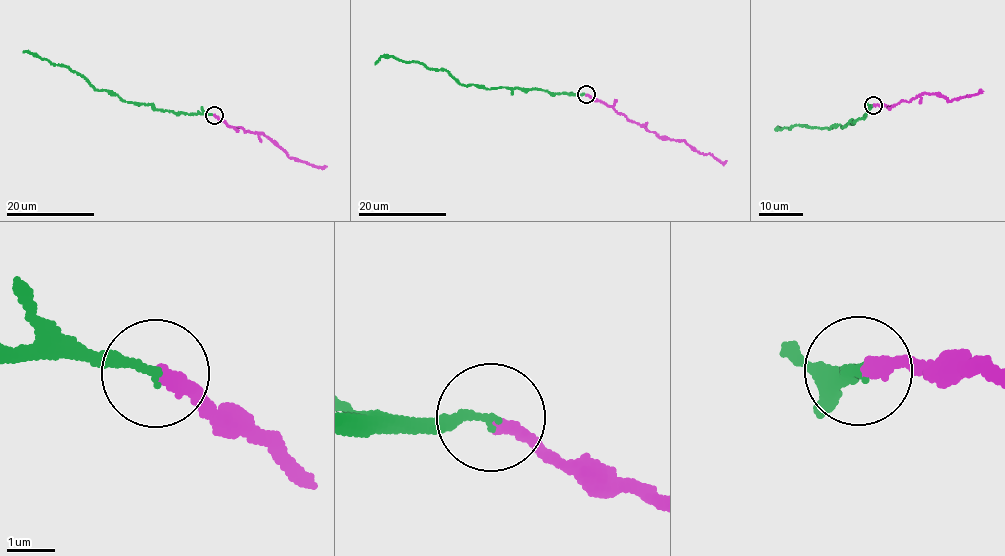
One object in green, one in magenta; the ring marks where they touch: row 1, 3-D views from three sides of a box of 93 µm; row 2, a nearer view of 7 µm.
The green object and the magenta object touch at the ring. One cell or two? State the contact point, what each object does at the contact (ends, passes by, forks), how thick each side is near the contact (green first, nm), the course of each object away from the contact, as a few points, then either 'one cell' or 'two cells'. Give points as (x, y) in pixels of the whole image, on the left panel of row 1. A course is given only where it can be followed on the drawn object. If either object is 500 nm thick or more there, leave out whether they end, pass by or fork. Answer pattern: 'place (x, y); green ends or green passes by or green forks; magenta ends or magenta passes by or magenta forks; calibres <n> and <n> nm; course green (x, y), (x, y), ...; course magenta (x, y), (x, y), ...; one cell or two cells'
place (214, 115); green ends; magenta ends; calibres 190 and 240 nm; course green (214, 115), (158, 110), (151, 105), (124, 101), (115, 93), (94, 90), (84, 76), (67, 67), (23, 51); course magenta (214, 115), (245, 132), (264, 134), (276, 142), (289, 158), (321, 168), (327, 166); one cell

